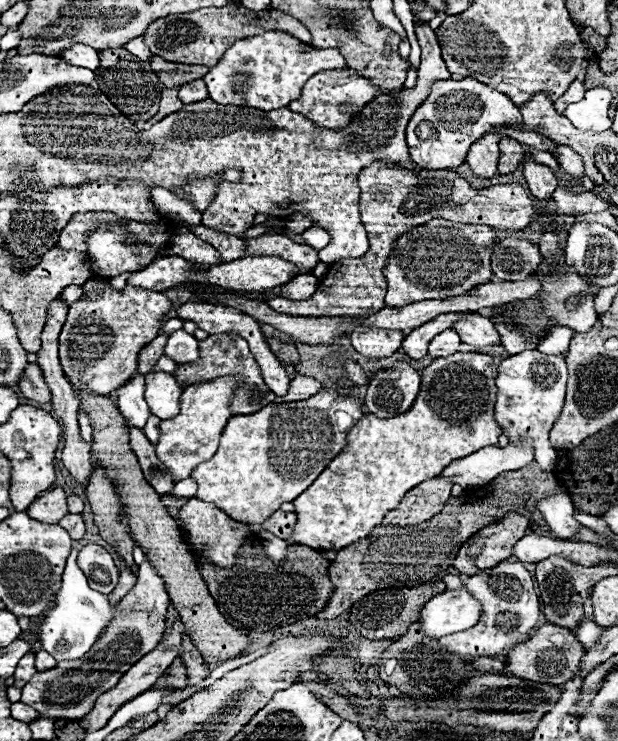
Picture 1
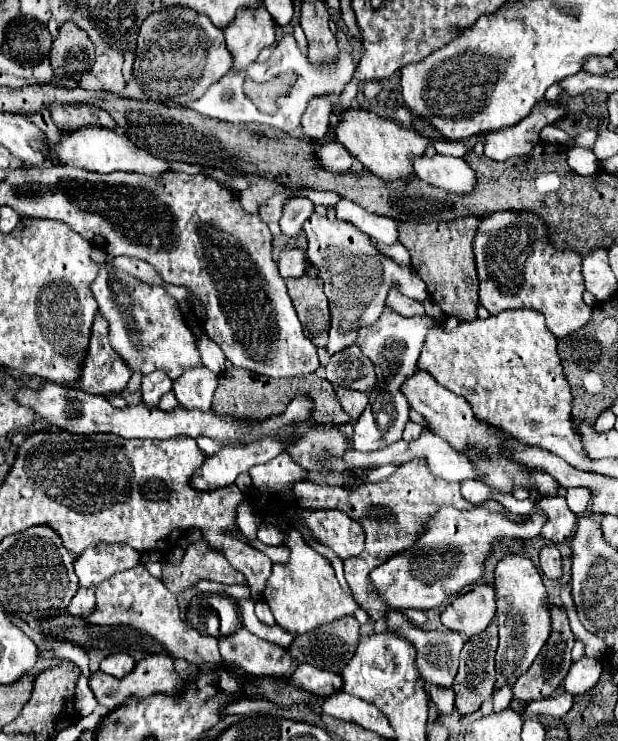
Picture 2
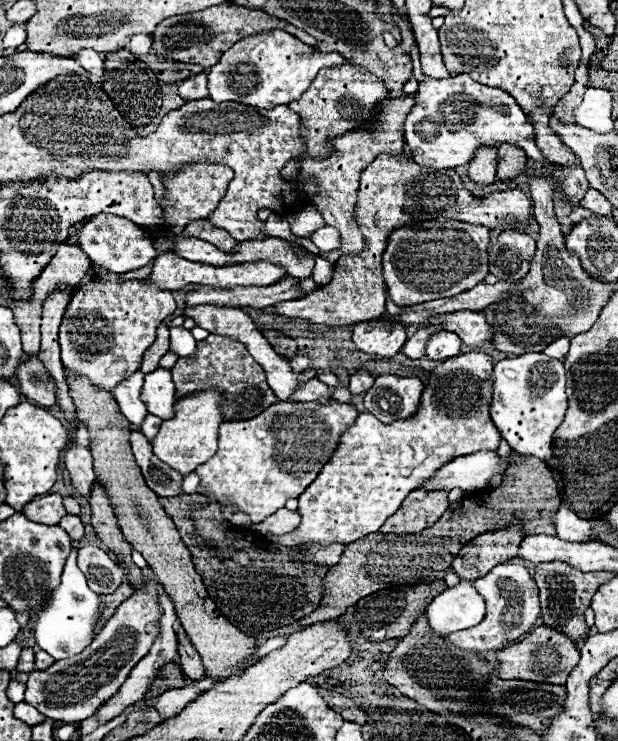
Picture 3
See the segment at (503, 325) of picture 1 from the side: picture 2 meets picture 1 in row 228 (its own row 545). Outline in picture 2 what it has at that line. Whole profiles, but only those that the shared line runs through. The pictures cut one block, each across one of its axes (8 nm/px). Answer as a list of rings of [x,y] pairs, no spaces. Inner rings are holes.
[[[548,544],[540,550],[540,570],[550,580],[562,578],[562,556],[560,556],[556,546]]]

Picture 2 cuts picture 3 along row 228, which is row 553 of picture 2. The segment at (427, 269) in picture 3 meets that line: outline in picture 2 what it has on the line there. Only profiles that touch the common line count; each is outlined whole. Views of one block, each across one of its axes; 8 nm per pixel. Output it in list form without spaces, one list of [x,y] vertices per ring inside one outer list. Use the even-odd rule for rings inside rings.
[[[532,490],[530,500],[534,502],[534,510],[528,514],[528,520],[518,524],[508,514],[490,512],[486,508],[472,508],[472,510],[456,510],[452,506],[440,508],[440,512],[430,518],[428,526],[420,540],[416,540],[408,550],[394,554],[388,558],[380,568],[370,574],[370,580],[376,592],[386,600],[390,608],[416,608],[416,610],[430,610],[442,606],[450,596],[454,596],[464,586],[476,582],[484,574],[484,562],[492,550],[492,546],[500,538],[538,538],[544,526],[544,514],[540,514],[538,502],[544,498]]]

